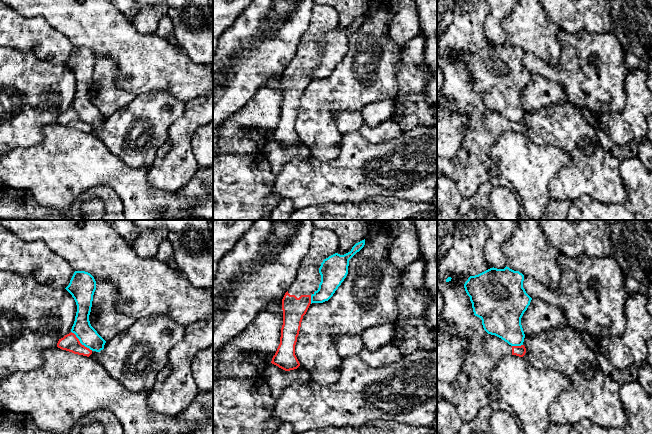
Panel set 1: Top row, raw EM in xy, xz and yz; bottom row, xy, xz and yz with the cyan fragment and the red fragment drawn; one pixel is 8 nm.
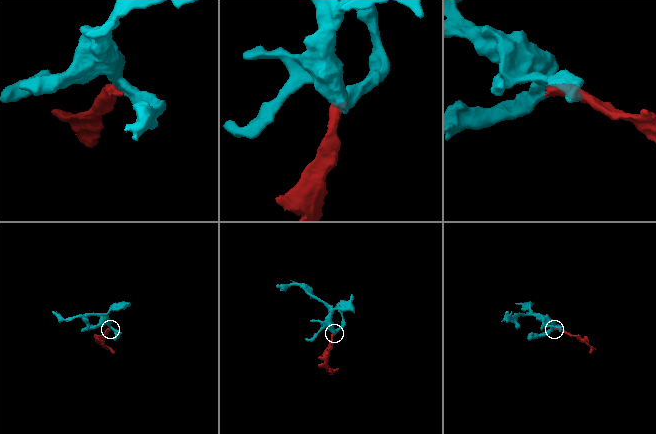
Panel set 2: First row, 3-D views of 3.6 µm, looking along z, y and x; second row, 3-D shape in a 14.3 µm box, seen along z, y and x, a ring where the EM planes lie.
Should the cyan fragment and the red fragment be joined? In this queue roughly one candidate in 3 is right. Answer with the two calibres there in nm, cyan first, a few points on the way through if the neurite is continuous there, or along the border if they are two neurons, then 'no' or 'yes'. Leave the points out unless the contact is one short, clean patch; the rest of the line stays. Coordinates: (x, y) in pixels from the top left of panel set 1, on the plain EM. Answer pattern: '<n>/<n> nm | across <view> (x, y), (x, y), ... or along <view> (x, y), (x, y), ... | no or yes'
160/140 nm | along xy (71, 107), (82, 120), (92, 126) | no

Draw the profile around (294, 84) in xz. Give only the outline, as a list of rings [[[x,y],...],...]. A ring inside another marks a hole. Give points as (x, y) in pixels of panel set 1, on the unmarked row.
[[[315,4],[309,27],[301,37],[296,54],[282,75],[283,101],[280,120],[271,139],[285,147],[300,142],[295,131],[295,121],[301,98],[311,80],[311,71],[319,64],[321,39],[337,29],[338,25],[339,14],[333,7]]]

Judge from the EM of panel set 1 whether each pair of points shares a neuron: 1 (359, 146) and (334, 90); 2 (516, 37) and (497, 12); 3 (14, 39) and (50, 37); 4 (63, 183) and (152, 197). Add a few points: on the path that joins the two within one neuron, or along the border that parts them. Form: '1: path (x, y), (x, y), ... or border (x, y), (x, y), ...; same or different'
1: border (343, 135), (341, 150), (335, 157); different
2: border (511, 10), (502, 21), (505, 41); different
3: path (23, 37), (41, 37); same
4: path (85, 177), (120, 177), (130, 186); same

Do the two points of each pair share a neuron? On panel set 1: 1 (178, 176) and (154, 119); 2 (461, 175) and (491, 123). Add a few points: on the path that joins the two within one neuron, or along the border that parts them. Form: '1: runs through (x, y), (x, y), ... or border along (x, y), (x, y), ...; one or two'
1: border along (174, 122), (168, 130), (168, 140), (164, 145); two
2: runs through (473, 162), (474, 152), (480, 136); one

